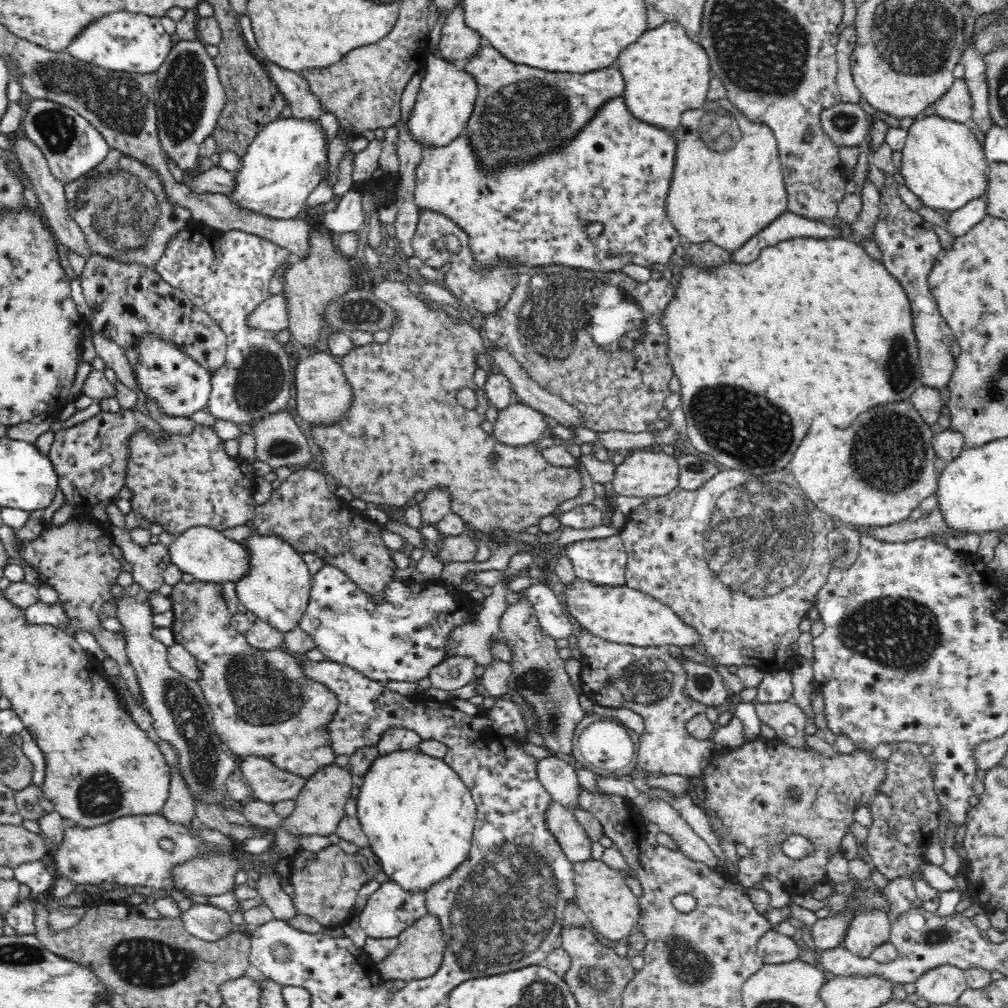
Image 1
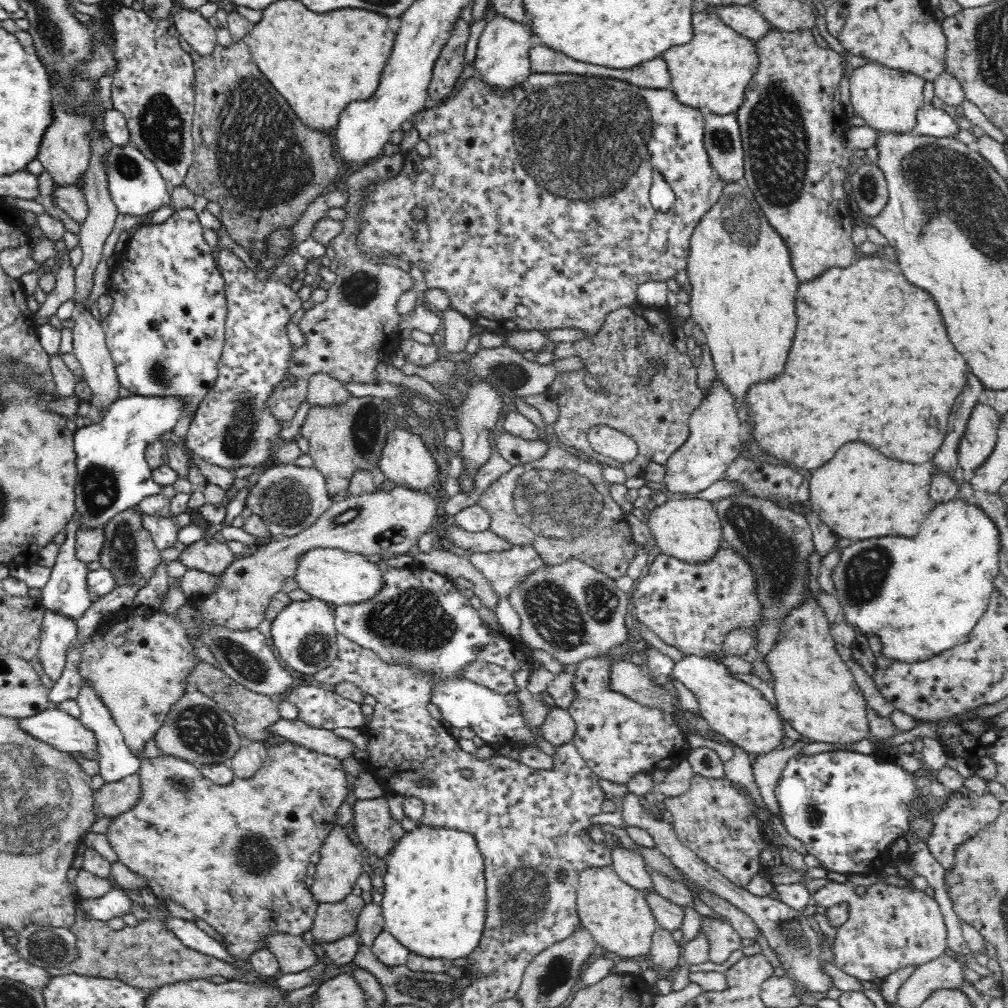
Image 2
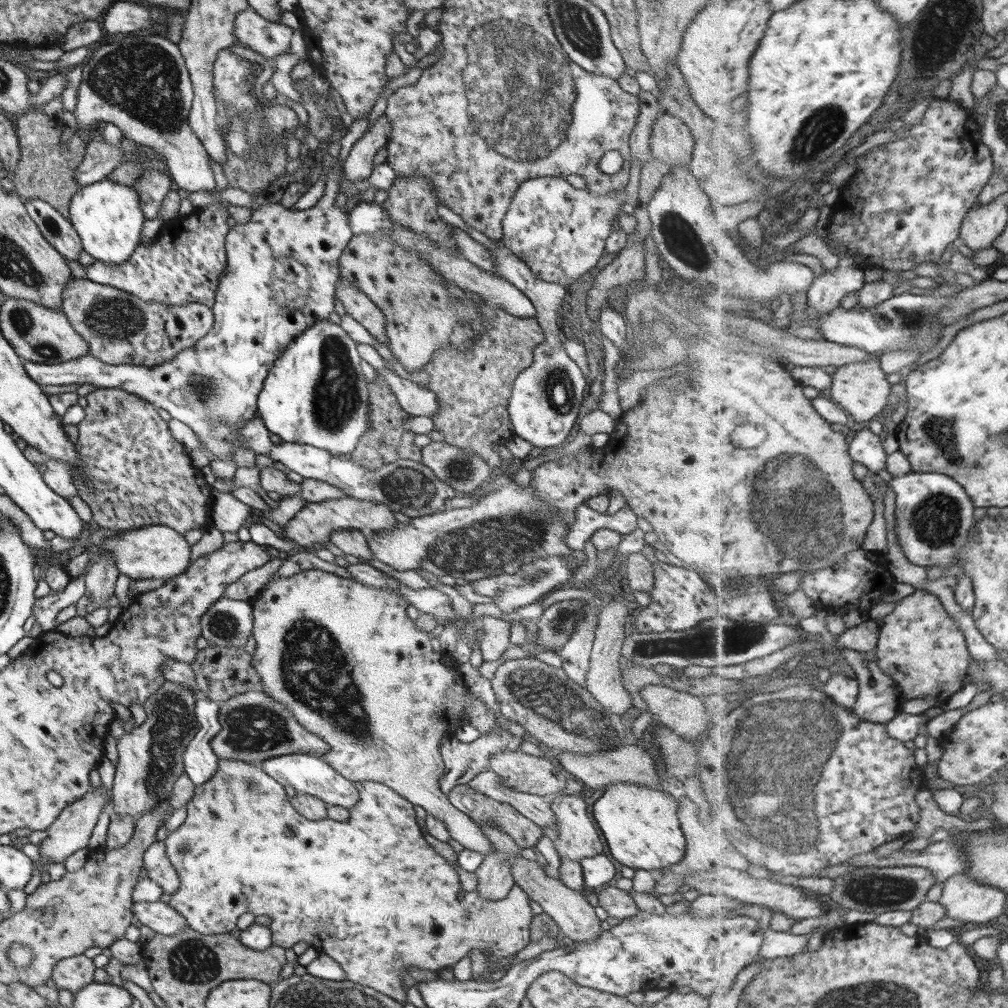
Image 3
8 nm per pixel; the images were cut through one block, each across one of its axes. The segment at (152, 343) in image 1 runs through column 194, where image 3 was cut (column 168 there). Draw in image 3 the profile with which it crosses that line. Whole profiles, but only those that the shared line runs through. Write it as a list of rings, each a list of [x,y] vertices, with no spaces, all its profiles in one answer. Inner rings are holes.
[[[359,116],[359,118],[354,118],[348,126],[346,134],[339,140],[338,155],[326,174],[323,196],[315,205],[299,211],[282,207],[277,203],[263,205],[251,212],[247,223],[236,223],[228,229],[225,242],[223,242],[226,266],[217,279],[217,289],[213,297],[213,325],[207,331],[206,336],[200,338],[196,344],[182,350],[175,358],[149,368],[127,364],[105,364],[89,354],[66,360],[61,364],[39,364],[23,360],[22,365],[27,377],[39,387],[87,384],[101,389],[117,388],[138,396],[152,404],[155,409],[163,408],[172,419],[180,420],[191,428],[200,443],[203,443],[204,447],[216,456],[216,461],[223,459],[233,461],[230,448],[232,440],[236,439],[234,434],[244,420],[255,414],[256,396],[261,391],[263,380],[267,377],[272,362],[278,357],[283,347],[298,337],[303,329],[311,327],[311,324],[319,320],[328,320],[329,314],[334,312],[338,260],[353,235],[345,212],[333,206],[333,199],[338,193],[337,180],[342,163],[353,143],[362,136],[368,125],[366,117]],[[297,264],[301,264],[301,278],[295,278],[295,280],[305,282],[307,286],[305,290],[296,289],[296,293],[297,296],[303,296],[301,300],[304,302],[301,302],[302,308],[287,308],[287,306],[281,306],[272,297],[275,294],[273,282],[281,276],[281,271],[291,270]]]

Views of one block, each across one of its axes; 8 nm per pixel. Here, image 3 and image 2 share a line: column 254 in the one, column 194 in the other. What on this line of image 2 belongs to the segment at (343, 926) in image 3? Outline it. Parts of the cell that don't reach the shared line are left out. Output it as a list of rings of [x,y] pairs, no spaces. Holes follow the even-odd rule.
[[[288,742],[272,746],[267,749],[267,752],[269,753],[267,766],[259,769],[251,778],[246,780],[235,778],[231,784],[226,784],[225,786],[212,783],[199,772],[197,765],[174,756],[162,755],[160,758],[156,758],[156,760],[142,760],[138,774],[140,775],[140,781],[142,781],[144,796],[138,802],[138,806],[123,812],[120,816],[114,817],[106,833],[112,848],[118,855],[118,861],[135,873],[140,874],[140,876],[146,876],[150,882],[148,884],[150,890],[156,896],[159,896],[160,899],[164,901],[172,899],[174,902],[182,904],[194,916],[202,918],[202,920],[205,920],[212,926],[220,934],[220,942],[224,945],[224,949],[228,951],[230,956],[235,956],[232,962],[249,962],[253,952],[260,949],[268,949],[265,940],[275,933],[286,933],[302,937],[305,932],[311,930],[320,902],[314,898],[311,890],[306,886],[308,866],[312,864],[311,856],[315,852],[322,850],[324,840],[326,840],[326,837],[336,825],[336,812],[338,812],[338,808],[345,802],[349,794],[347,772],[344,770],[341,762],[334,756],[325,756],[311,749],[301,747],[300,745],[295,746]]]

